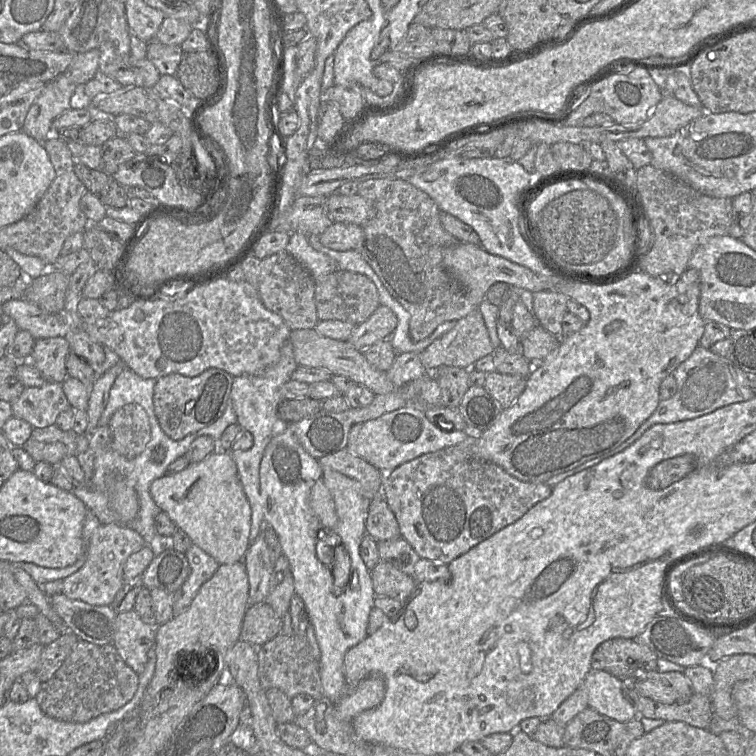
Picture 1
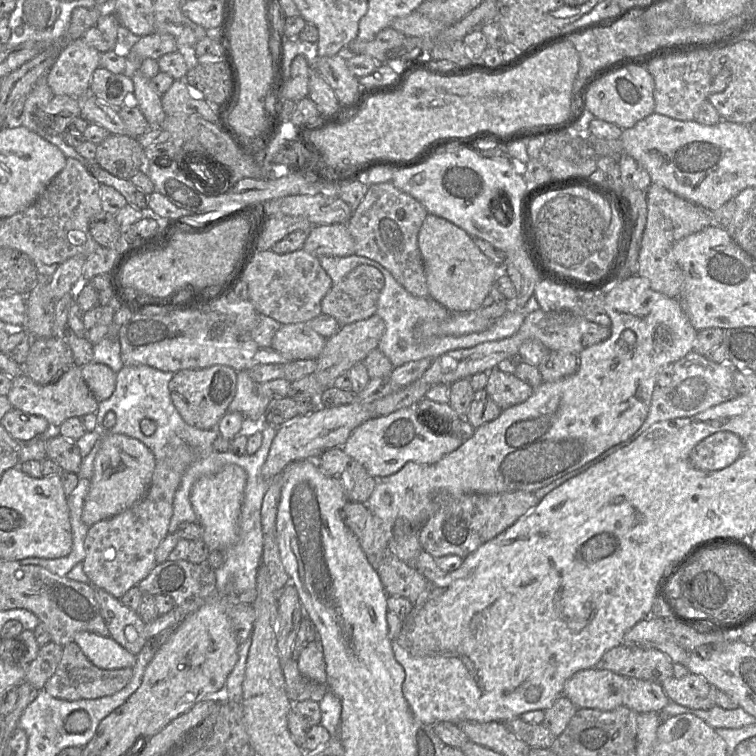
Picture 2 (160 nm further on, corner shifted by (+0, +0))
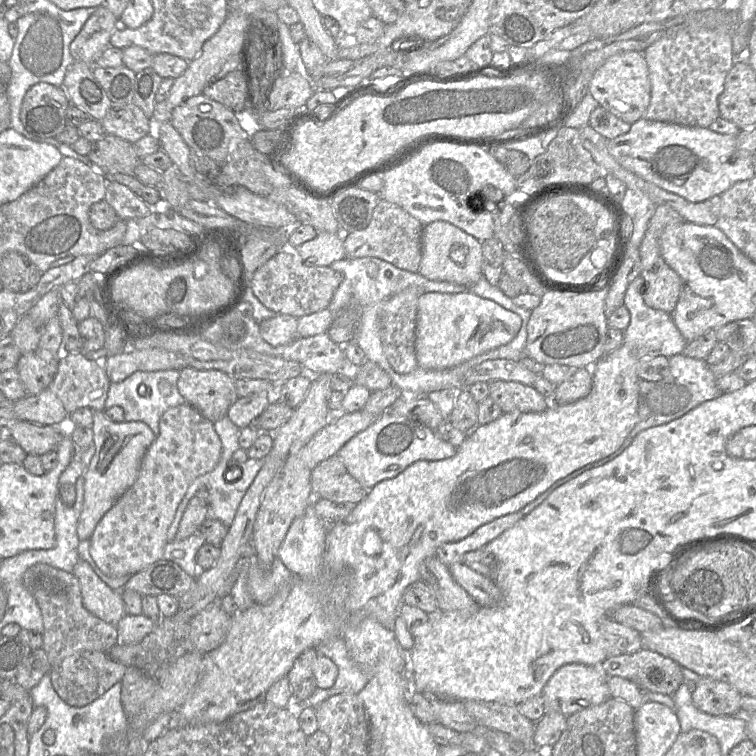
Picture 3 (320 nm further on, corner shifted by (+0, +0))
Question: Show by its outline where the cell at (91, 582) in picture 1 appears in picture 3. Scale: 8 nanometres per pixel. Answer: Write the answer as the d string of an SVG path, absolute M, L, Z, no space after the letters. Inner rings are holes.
M185 403L168 409L160 419L160 433L146 451L134 484L115 502L97 524L89 542L89 552L97 567L107 576L134 575L152 563L163 559L168 543L167 531L173 522L178 506L193 481L218 464L222 443L214 423L206 419L191 405Z

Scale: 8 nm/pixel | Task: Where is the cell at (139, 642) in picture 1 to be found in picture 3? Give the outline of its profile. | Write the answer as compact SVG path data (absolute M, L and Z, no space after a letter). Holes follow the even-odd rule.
M79 559L74 575L79 579L86 608L101 619L118 625L127 614L121 591L109 587L93 570L91 565Z

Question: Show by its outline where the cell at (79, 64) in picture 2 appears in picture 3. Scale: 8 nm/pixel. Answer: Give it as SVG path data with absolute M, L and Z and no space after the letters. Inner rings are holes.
M103 4L93 13L70 44L74 61L94 66L104 49L110 46L110 37L119 27L119 20Z

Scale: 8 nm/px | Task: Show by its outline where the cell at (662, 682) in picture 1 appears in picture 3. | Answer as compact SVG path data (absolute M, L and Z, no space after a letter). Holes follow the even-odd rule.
M701 678L692 692L694 705L713 716L737 714L741 699L741 693L730 684L711 678Z

